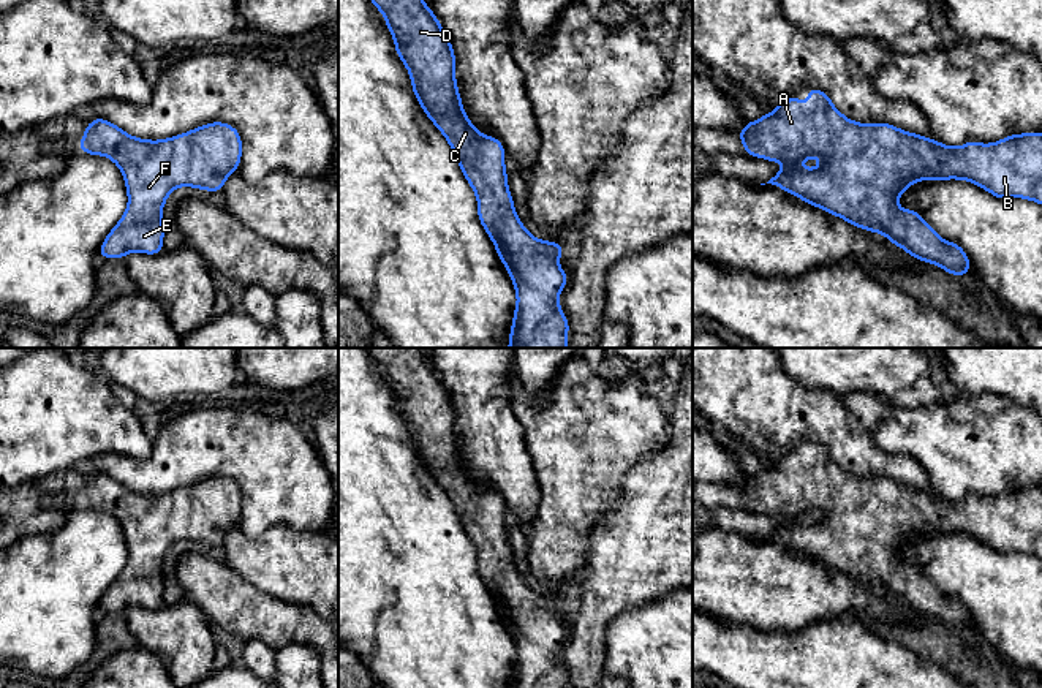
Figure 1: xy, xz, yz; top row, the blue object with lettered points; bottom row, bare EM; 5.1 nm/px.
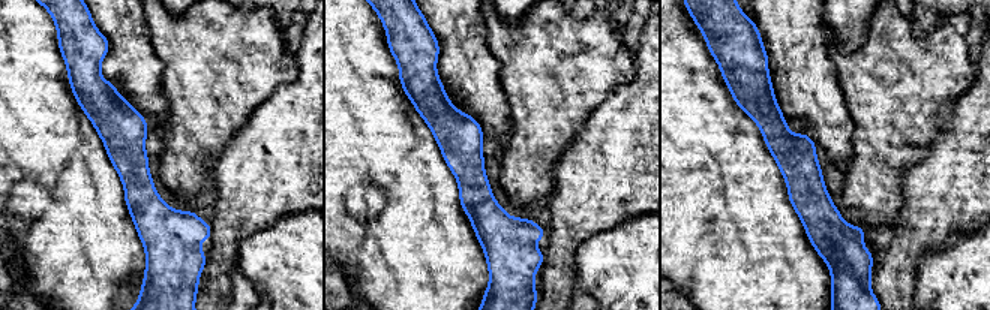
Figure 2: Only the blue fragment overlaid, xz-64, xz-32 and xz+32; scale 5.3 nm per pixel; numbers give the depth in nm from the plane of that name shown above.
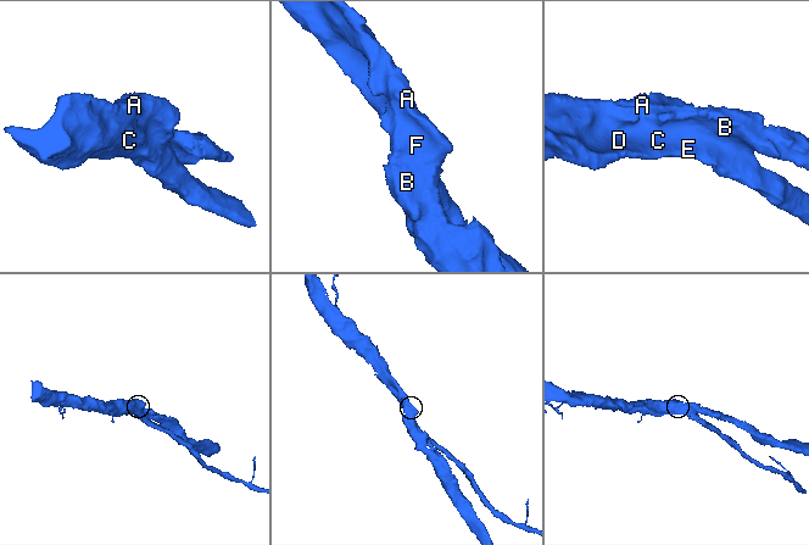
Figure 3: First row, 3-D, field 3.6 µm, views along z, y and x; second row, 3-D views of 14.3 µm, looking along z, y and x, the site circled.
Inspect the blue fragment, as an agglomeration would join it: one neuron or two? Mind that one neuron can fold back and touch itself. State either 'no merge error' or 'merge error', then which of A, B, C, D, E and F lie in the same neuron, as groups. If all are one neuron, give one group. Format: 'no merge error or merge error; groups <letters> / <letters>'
no merge error; groups A B C D E F

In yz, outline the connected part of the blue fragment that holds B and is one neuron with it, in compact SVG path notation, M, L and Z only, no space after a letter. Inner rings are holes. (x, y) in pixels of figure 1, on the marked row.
M808 87L808 106L805 108L797 95L776 104L773 114L764 114L756 122L746 122L738 133L745 150L751 158L762 157L767 161L784 163L786 168L775 174L767 183L836 215L852 226L870 232L884 234L890 244L901 247L909 256L936 264L946 272L961 277L971 270L971 261L957 242L942 240L938 232L922 218L919 212L900 209L897 198L901 196L917 180L958 179L974 182L999 199L1025 198L1042 204L1042 134L1021 133L1010 134L993 144L968 141L961 147L944 146L934 139L923 138L890 123L857 123L844 117L830 101L829 95L819 89ZM819 157L822 164L814 169L797 168L806 158Z

